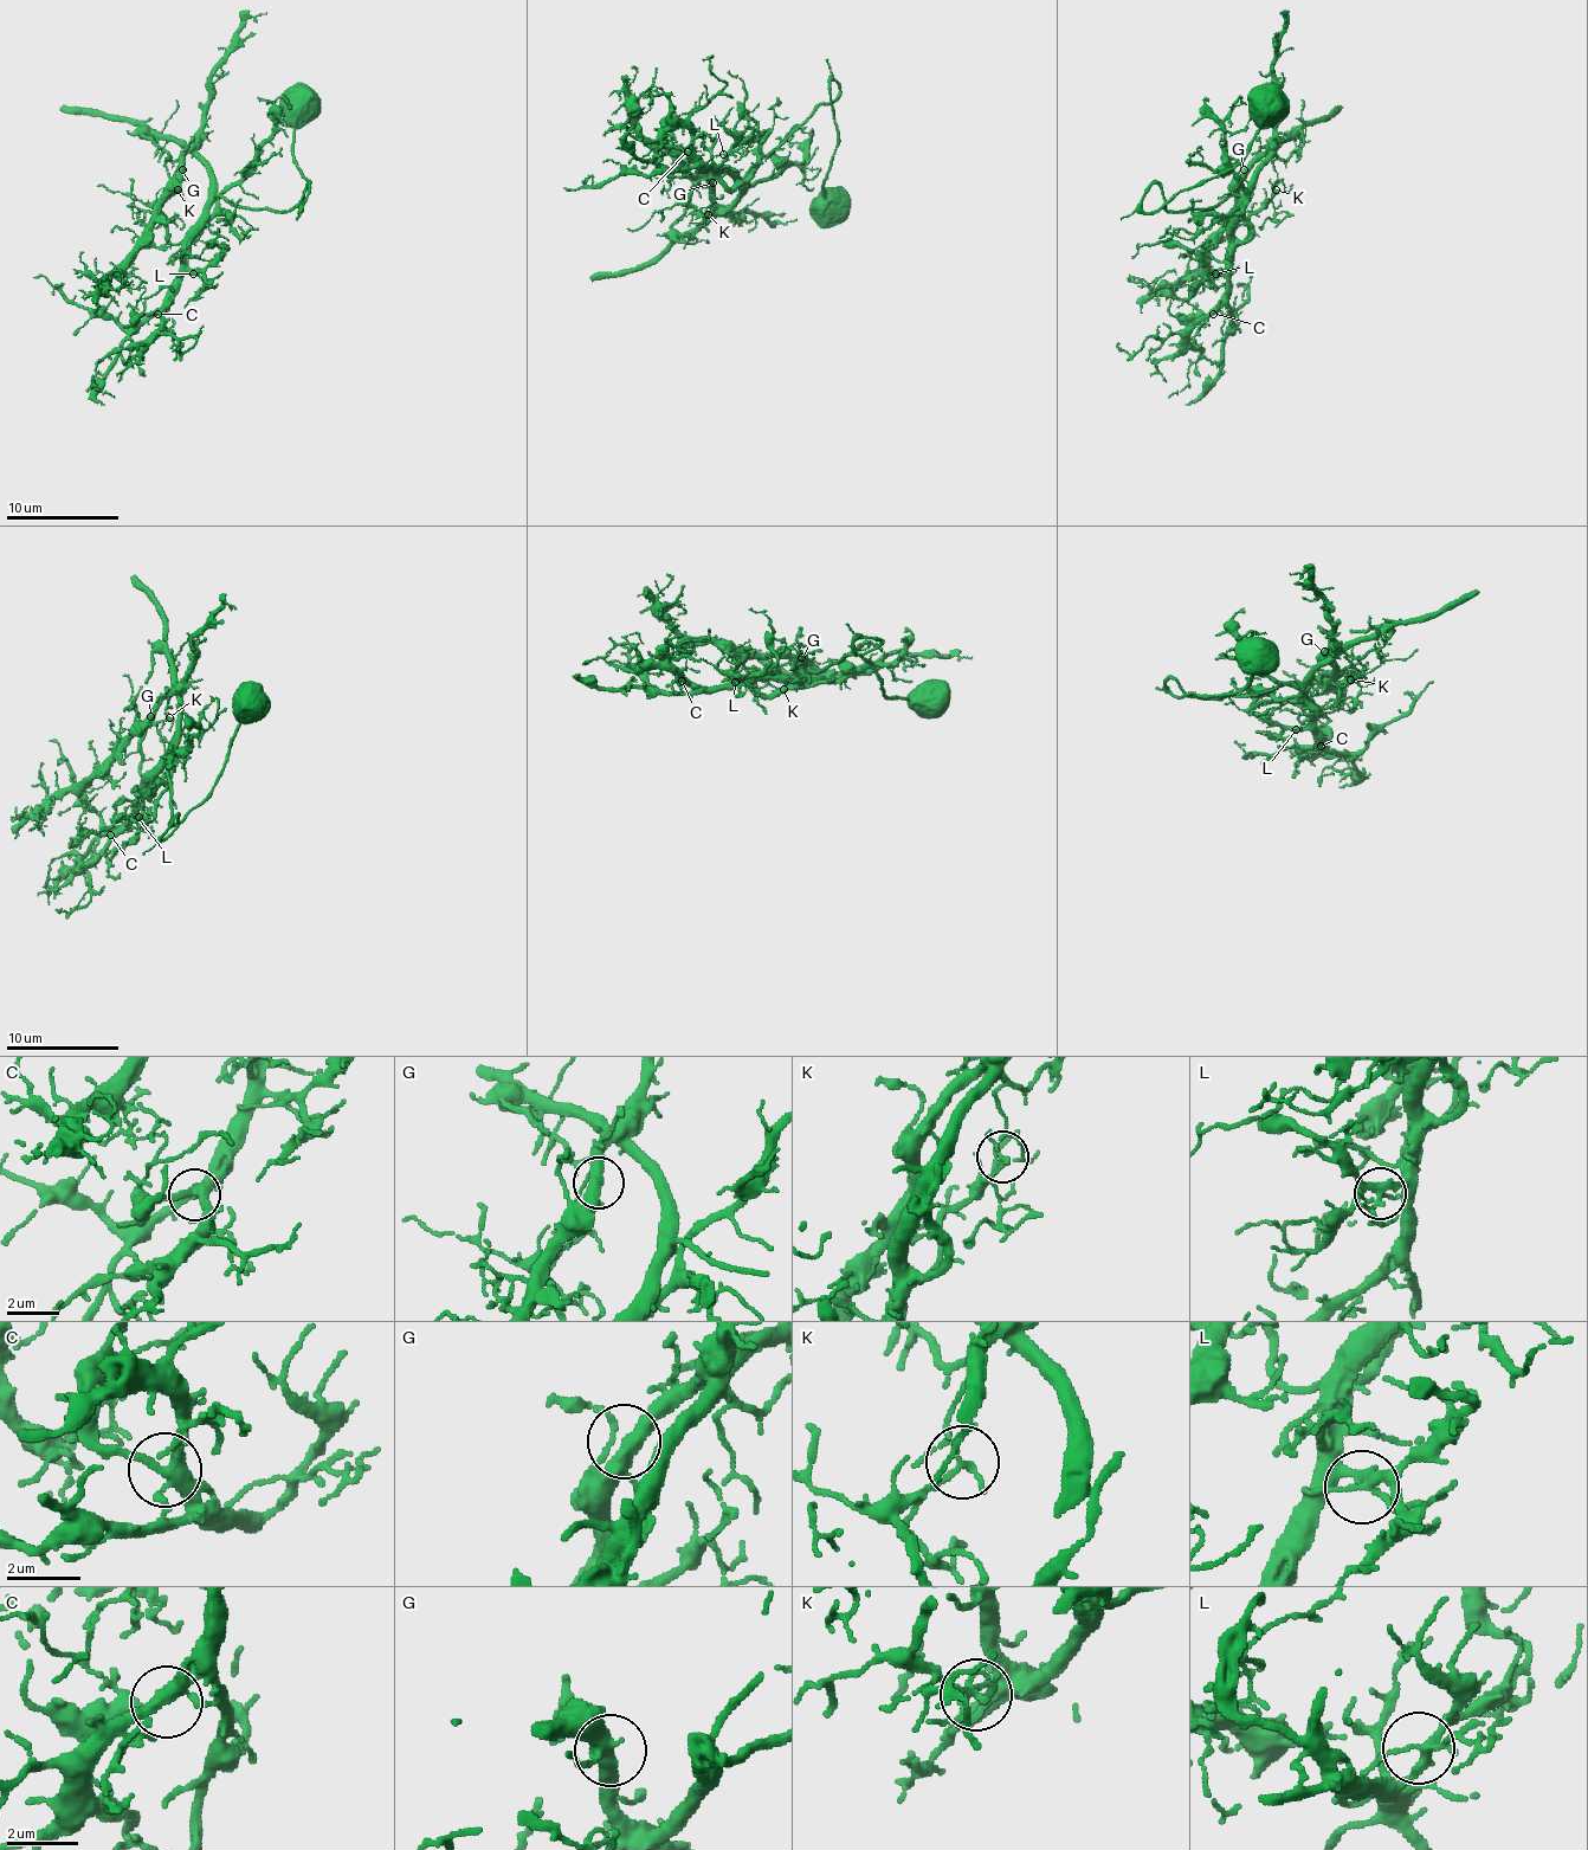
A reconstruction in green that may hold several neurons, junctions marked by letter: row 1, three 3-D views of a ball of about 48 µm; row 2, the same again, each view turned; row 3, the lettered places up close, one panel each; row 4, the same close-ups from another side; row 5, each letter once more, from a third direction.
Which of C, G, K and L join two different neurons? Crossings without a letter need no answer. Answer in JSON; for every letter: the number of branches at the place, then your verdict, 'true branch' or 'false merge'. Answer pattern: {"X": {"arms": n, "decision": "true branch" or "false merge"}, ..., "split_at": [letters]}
{"C": {"arms": 4, "decision": "true branch"}, "G": {"arms": 3, "decision": "true branch"}, "K": {"arms": 4, "decision": "false merge"}, "L": {"arms": 3, "decision": "true branch"}, "split_at": ["K"]}

